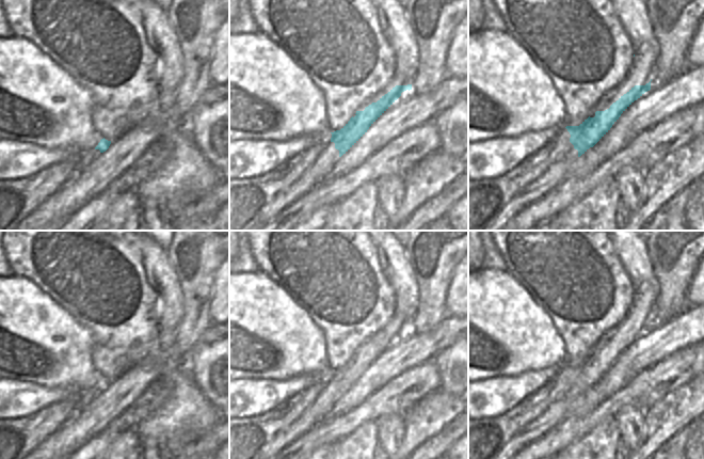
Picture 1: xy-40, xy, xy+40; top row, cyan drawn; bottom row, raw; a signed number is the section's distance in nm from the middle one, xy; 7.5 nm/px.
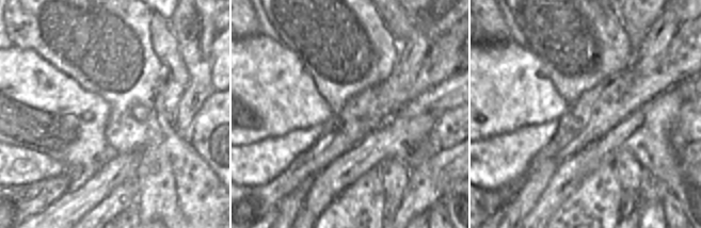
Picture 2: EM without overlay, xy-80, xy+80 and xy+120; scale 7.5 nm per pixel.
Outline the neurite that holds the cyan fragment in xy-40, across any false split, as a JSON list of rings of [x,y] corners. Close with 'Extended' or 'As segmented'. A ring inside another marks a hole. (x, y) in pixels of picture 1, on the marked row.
[[[103,138],[94,149],[91,149],[79,156],[77,159],[77,170],[81,171],[82,169],[92,164],[101,153],[106,152],[109,148],[110,144],[111,141],[108,141]]]. Extended

